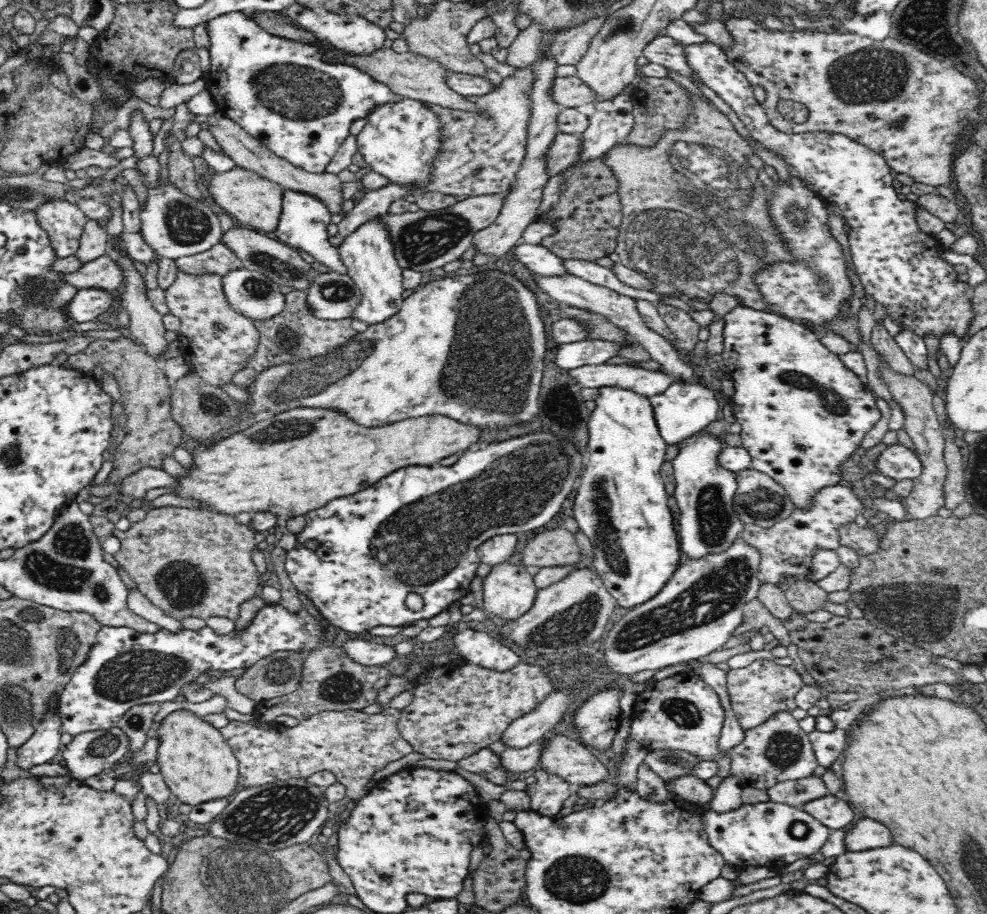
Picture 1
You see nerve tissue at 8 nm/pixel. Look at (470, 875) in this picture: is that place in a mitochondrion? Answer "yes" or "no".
no

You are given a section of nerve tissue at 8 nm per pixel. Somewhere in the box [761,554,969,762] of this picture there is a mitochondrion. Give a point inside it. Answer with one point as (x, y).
(924, 613)

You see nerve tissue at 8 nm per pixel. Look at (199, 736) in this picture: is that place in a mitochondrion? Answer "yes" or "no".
no

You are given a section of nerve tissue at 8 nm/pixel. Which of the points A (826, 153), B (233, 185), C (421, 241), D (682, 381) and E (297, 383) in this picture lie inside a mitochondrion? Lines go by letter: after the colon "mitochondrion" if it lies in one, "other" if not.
A: other
B: other
C: mitochondrion
D: other
E: mitochondrion

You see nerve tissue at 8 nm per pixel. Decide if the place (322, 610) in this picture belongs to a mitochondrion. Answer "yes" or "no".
no

